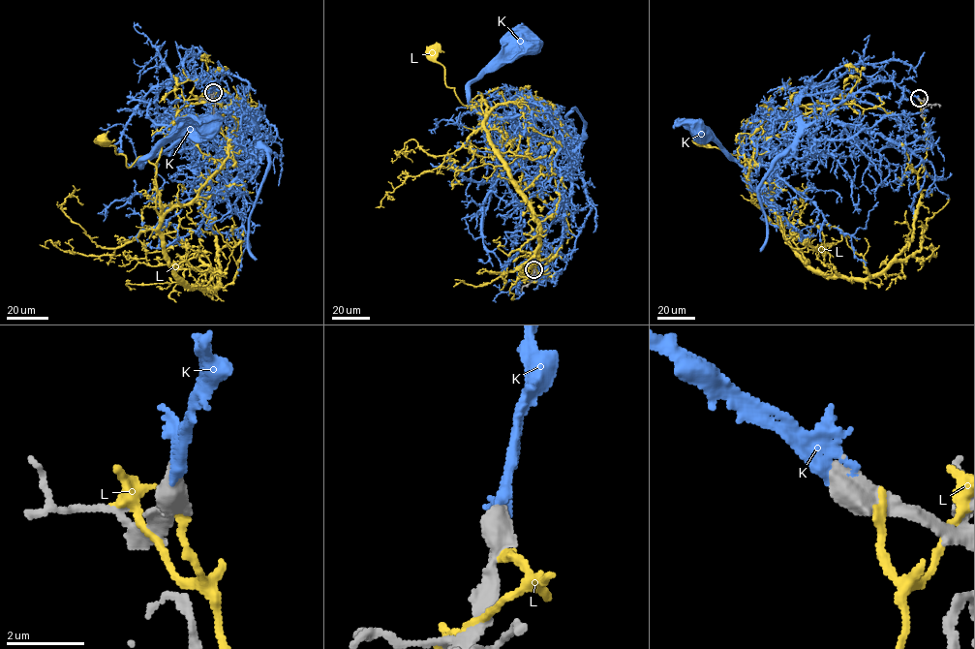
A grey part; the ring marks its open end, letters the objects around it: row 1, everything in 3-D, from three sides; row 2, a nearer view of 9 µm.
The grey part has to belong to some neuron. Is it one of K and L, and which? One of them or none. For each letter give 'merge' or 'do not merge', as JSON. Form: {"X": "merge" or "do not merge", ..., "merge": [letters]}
{"K": "merge", "L": "do not merge", "merge": ["K"]}

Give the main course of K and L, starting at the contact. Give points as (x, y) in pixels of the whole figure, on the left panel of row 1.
K: (213, 93), (226, 74), (245, 79), (253, 120), (236, 109), (203, 115), (142, 167), (183, 126), (210, 123)
L: (213, 94), (227, 125), (204, 199), (213, 290), (172, 270), (156, 167), (140, 156), (127, 167), (102, 141)

